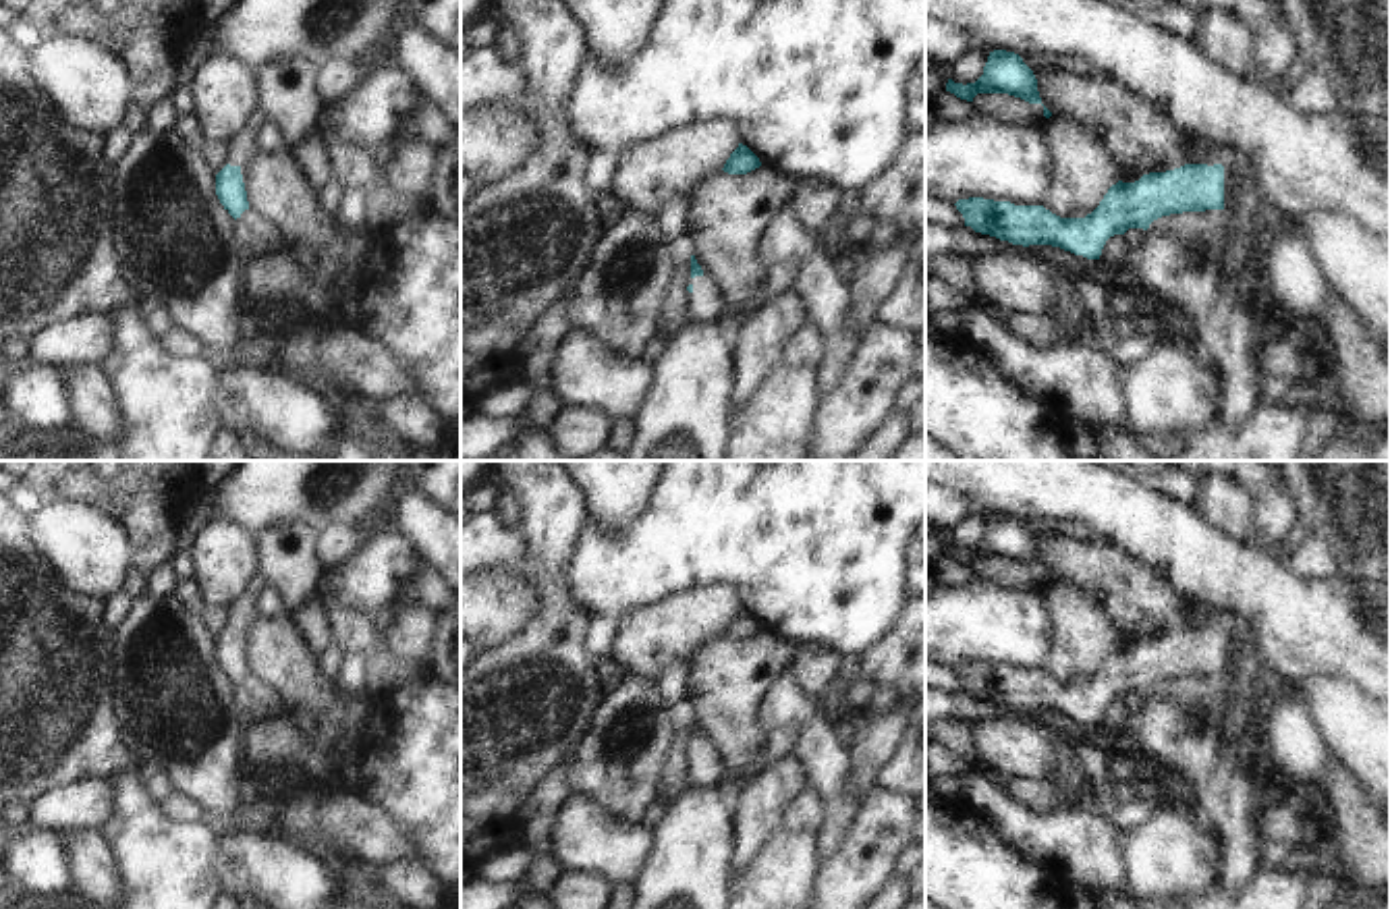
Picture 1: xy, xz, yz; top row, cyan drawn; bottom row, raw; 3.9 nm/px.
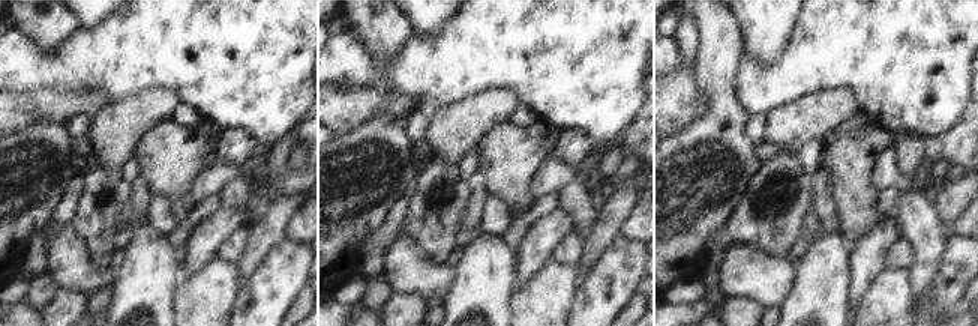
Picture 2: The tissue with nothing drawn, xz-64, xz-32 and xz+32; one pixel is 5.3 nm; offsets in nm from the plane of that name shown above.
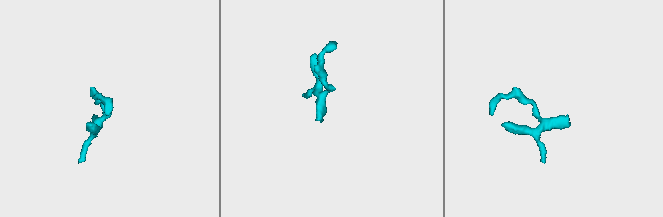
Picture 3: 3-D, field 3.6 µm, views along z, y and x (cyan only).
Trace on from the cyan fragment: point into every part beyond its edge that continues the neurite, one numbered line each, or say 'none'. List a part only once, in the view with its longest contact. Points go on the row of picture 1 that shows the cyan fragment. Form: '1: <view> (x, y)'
1: yz (1212, 152)

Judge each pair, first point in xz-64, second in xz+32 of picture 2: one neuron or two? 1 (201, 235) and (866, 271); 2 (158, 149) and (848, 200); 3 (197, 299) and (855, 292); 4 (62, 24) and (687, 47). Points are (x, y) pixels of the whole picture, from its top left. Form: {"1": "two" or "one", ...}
{"1": "one", "2": "one", "3": "two", "4": "two"}

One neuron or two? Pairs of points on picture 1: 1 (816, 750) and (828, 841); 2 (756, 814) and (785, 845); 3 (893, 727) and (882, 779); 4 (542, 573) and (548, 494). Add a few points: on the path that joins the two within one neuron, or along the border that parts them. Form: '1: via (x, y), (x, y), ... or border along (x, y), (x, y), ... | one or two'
1: via (826, 773), (832, 791), (832, 818) | one
2: border along (781, 827), (739, 866) | two
3: border along (903, 735), (893, 756), (874, 777), (874, 785) | two
4: via (548, 555), (548, 513) | one

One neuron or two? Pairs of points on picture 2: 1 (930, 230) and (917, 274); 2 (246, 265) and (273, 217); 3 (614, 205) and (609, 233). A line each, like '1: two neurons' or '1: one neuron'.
1: one neuron
2: one neuron
3: one neuron

